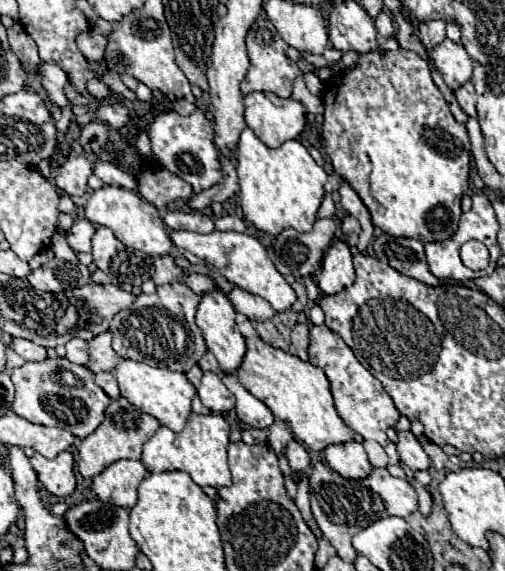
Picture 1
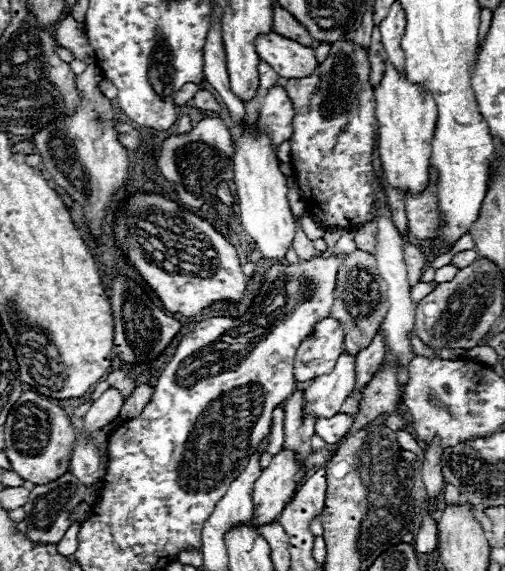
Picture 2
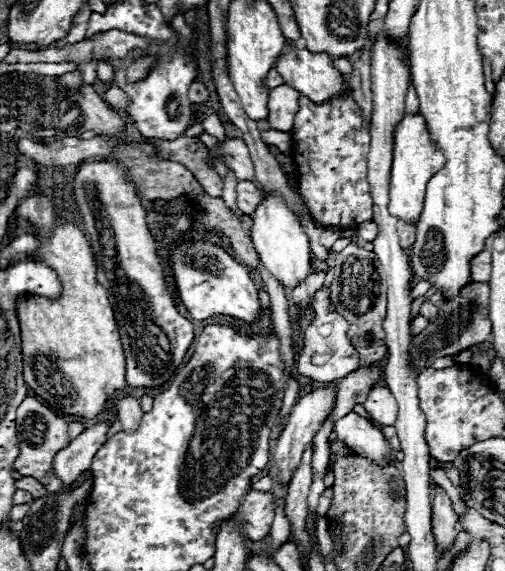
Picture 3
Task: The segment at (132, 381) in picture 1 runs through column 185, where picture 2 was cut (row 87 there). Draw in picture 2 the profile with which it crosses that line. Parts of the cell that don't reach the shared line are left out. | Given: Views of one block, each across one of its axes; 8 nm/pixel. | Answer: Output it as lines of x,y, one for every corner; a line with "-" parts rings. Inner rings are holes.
388,60
384,76
374,88
376,120
378,120
378,156
388,176
388,182
404,192
420,192
426,188
430,166
430,144
436,126
436,104
424,86
412,84

